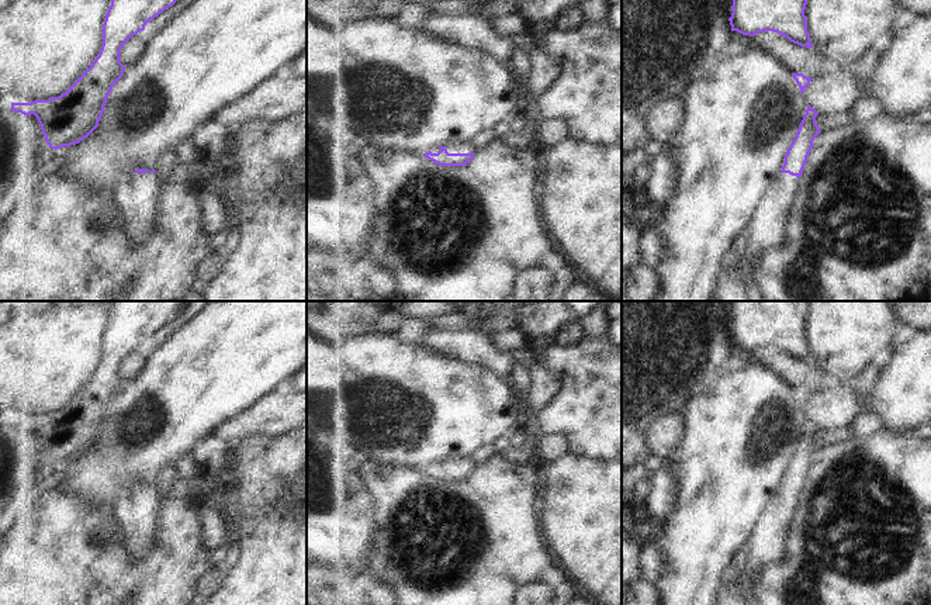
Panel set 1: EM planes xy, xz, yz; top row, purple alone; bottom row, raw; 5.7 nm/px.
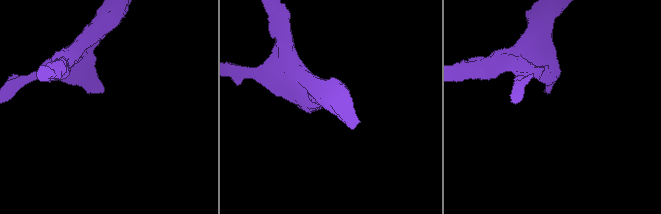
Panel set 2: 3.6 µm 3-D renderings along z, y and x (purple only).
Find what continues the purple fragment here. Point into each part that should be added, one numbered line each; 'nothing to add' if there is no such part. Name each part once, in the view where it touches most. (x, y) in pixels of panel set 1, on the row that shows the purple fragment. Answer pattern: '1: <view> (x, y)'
1: xz (460, 147)

